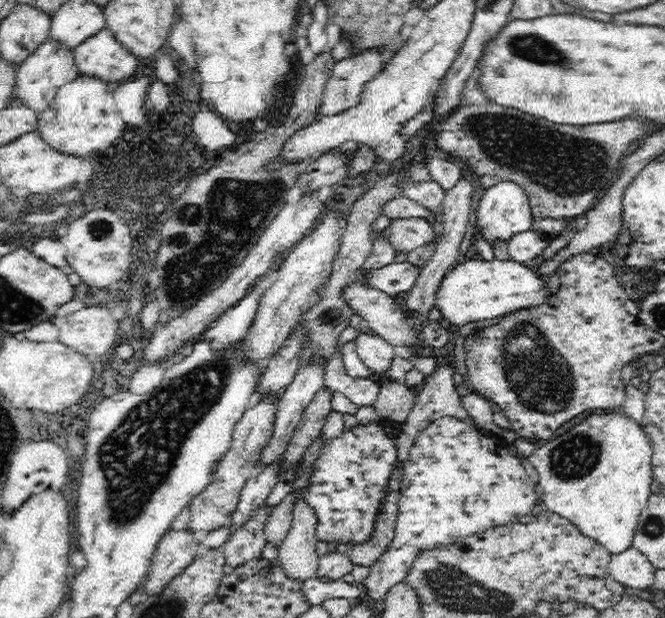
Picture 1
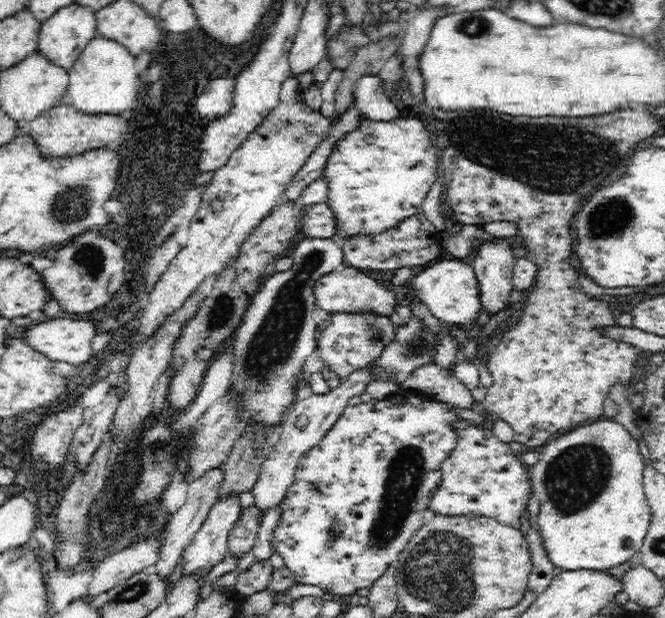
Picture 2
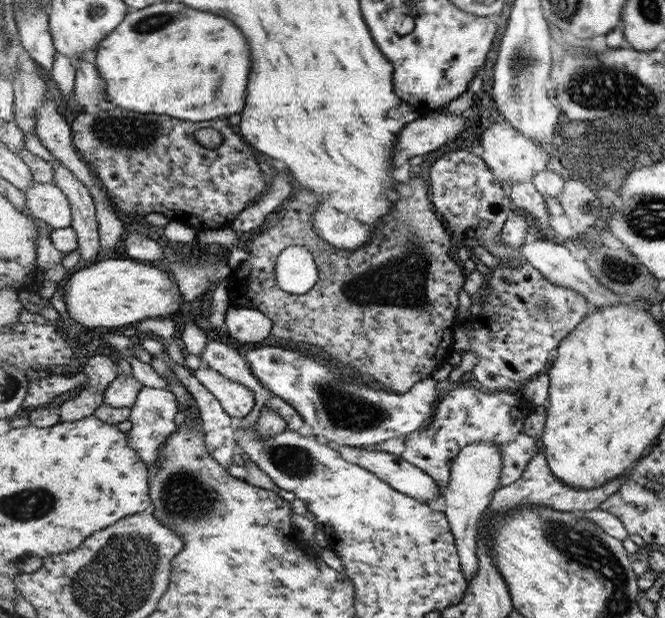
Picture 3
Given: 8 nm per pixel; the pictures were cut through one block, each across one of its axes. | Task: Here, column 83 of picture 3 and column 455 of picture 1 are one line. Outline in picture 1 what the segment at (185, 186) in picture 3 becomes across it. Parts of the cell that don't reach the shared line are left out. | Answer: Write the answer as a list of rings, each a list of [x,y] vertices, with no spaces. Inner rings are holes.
[[[494,102],[488,105],[463,106],[459,111],[452,114],[446,122],[439,124],[438,127],[439,130],[435,136],[437,148],[447,154],[454,155],[454,157],[459,158],[462,162],[468,162],[470,168],[482,177],[480,178],[482,186],[488,188],[494,186],[494,184],[500,182],[500,180],[506,181],[509,179],[511,182],[516,182],[519,186],[522,186],[526,194],[529,195],[535,219],[552,216],[553,218],[568,218],[570,220],[577,216],[584,216],[591,209],[595,208],[595,205],[601,196],[604,195],[604,192],[612,186],[612,182],[614,182],[614,178],[616,178],[616,172],[618,172],[620,158],[630,150],[630,146],[632,146],[638,138],[642,138],[642,136],[648,132],[648,126],[646,126],[646,124],[636,122],[636,120],[632,120],[632,118],[622,118],[622,120],[616,120],[616,122],[606,122],[606,124],[596,124],[596,126],[562,126],[562,124],[552,124],[552,122],[548,122],[548,120],[542,120],[542,118],[524,114],[524,112],[518,110],[518,108],[500,106],[500,104]]]

